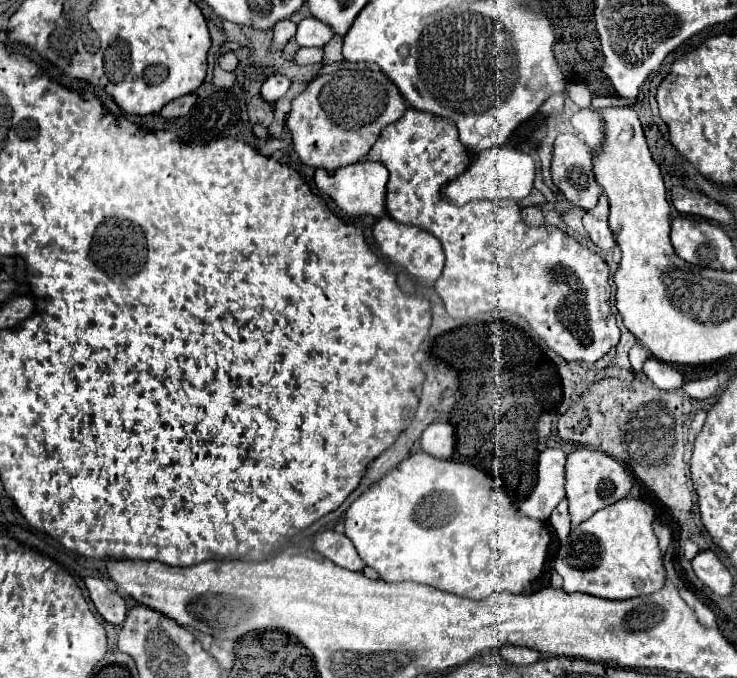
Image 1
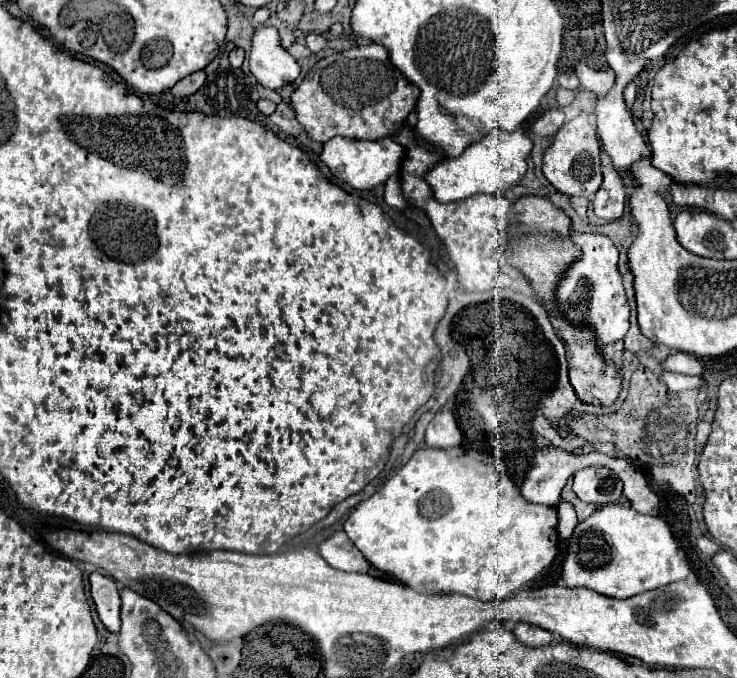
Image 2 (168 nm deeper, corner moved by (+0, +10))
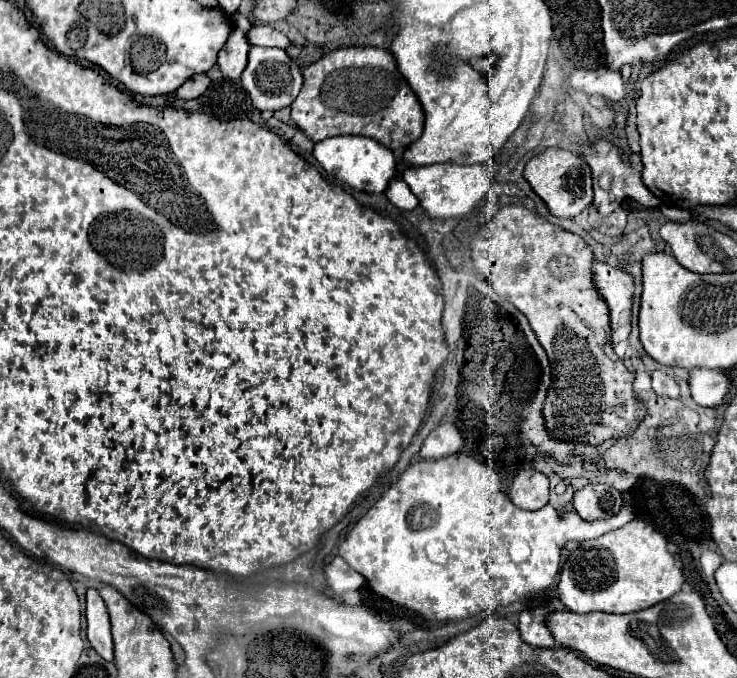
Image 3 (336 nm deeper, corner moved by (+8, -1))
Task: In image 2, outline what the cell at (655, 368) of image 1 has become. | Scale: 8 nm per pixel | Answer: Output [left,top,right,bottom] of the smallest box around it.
[663,353,705,377]

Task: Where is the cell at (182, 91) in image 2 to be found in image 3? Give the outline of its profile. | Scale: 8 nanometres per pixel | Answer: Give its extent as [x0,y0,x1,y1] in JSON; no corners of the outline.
[175,74,209,100]

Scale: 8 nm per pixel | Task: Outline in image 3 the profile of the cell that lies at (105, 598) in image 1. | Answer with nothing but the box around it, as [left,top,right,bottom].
[87,588,113,660]

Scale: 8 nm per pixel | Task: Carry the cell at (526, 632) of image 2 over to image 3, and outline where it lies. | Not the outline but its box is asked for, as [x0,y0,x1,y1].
[517,608,557,648]

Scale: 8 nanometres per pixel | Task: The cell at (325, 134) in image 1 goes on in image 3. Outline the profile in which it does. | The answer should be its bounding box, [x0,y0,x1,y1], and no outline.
[291,48,423,152]

